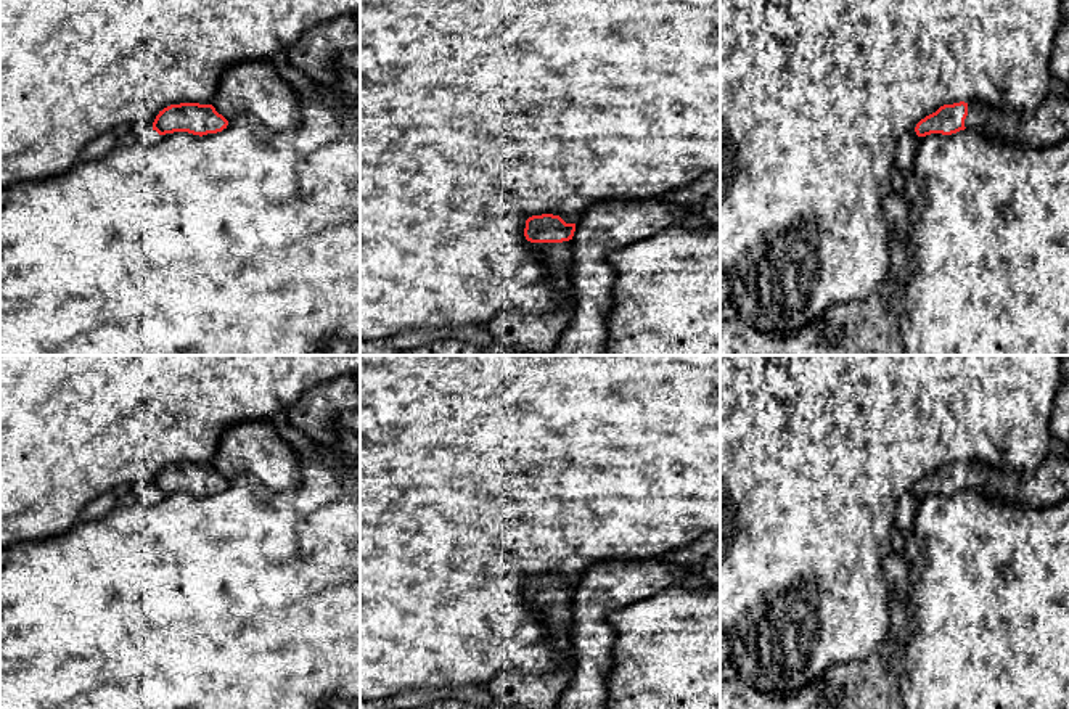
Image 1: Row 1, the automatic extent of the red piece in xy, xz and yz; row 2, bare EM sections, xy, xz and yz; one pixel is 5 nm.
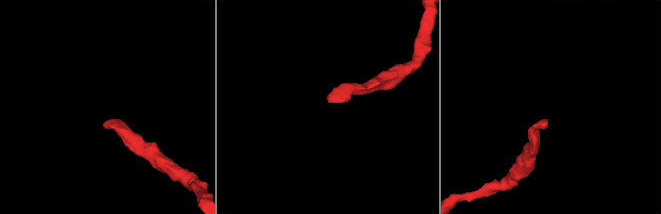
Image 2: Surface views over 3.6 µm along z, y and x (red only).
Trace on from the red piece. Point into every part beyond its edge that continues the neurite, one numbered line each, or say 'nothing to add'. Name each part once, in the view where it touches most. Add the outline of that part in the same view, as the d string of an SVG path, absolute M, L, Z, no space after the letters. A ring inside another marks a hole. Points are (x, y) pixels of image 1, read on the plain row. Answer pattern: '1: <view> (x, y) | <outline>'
1: xz (518, 690) | M572 600L532 603L537 617L547 625L550 645L559 651L559 667L542 677L506 670L492 680L487 691L513 709L555 709L574 678L575 659L571 651Z

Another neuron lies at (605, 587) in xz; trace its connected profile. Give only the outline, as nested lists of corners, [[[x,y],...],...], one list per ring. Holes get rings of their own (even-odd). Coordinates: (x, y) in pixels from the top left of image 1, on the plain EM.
[[[664,558],[598,561],[584,572],[572,596],[574,678],[555,709],[606,709],[611,650],[617,641],[609,616],[678,585],[688,574],[685,566]]]

